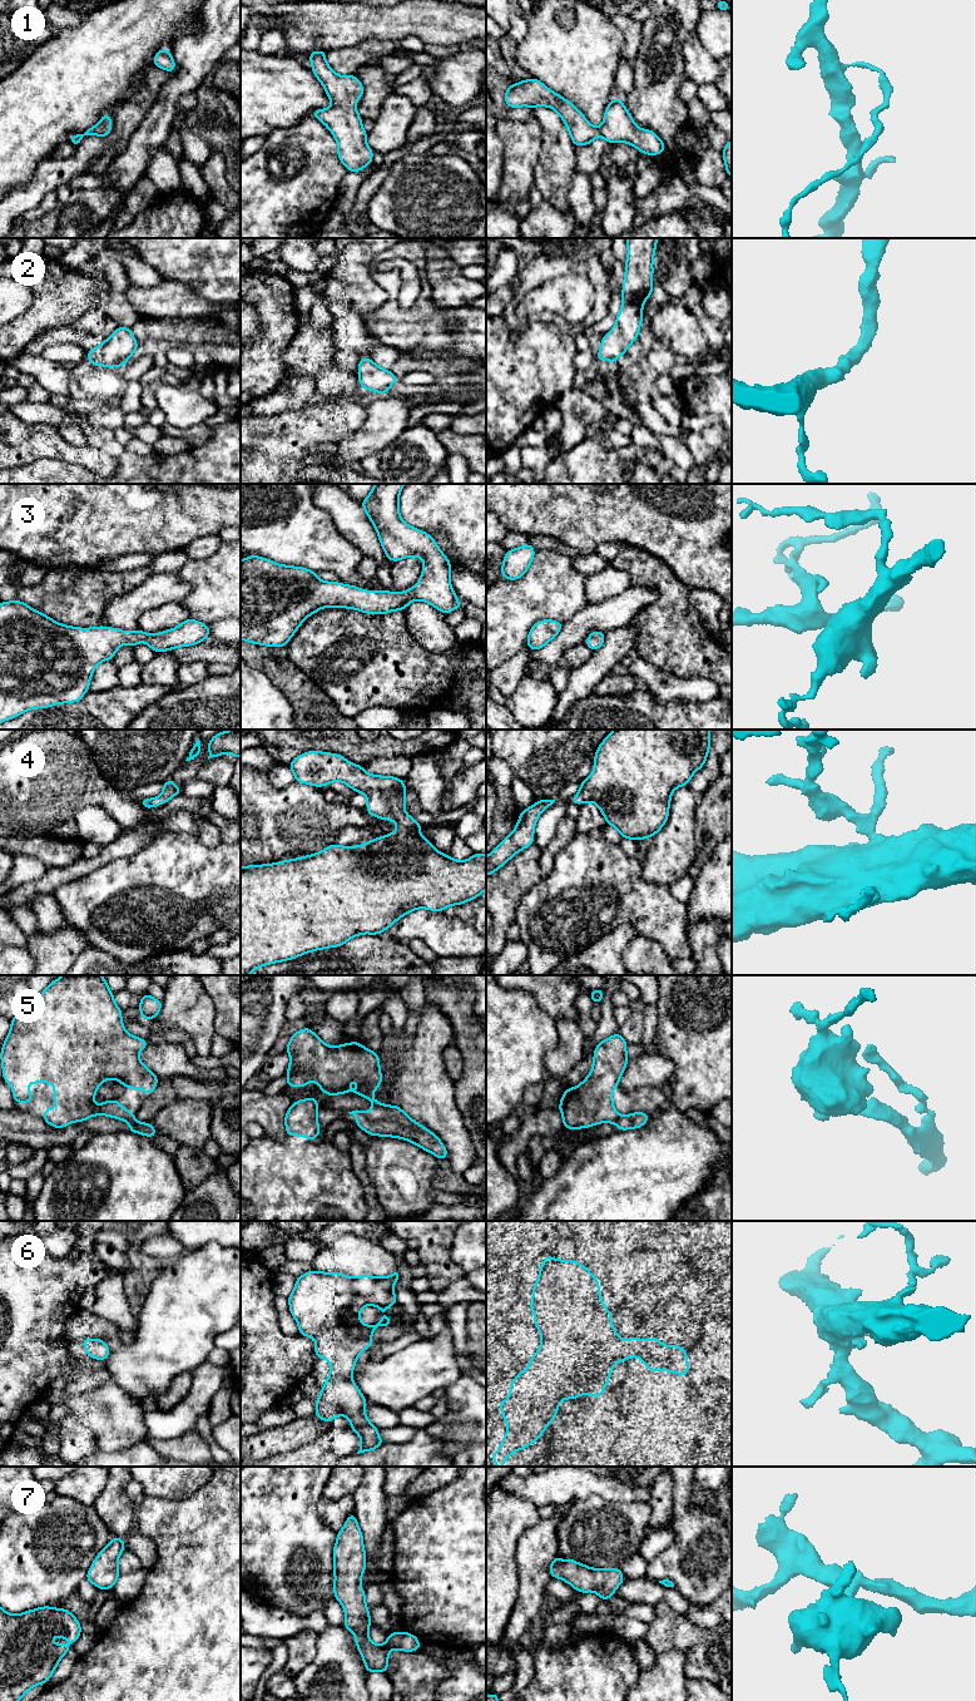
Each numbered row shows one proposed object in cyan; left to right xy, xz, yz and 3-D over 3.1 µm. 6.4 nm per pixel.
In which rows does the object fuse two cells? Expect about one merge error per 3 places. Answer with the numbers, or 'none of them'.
5

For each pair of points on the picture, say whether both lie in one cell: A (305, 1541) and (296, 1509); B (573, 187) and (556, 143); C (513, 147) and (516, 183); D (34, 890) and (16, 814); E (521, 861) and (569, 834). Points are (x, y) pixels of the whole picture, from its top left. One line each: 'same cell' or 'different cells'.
A: same cell
B: same cell
C: same cell
D: different cells
E: different cells

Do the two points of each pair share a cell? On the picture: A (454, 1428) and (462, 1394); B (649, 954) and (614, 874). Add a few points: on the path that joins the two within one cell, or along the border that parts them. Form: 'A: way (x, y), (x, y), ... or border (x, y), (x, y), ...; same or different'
A: way (462, 1419), (465, 1417), (465, 1403); same
B: border (639, 934), (654, 939), (665, 952); different

